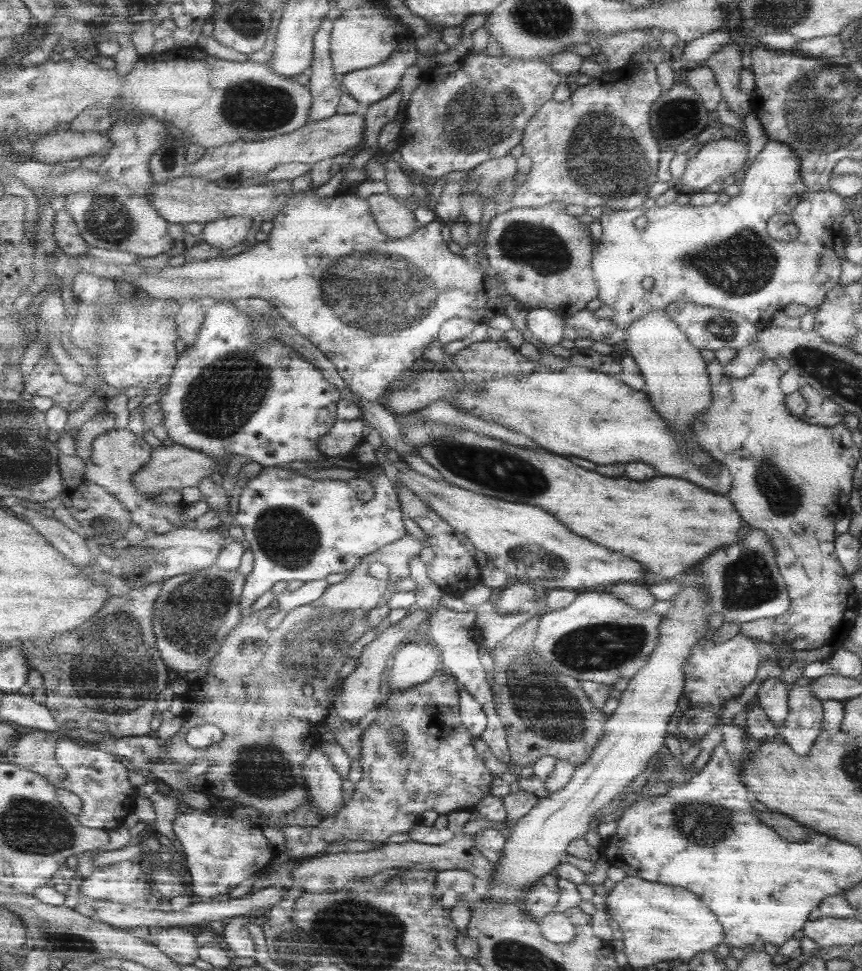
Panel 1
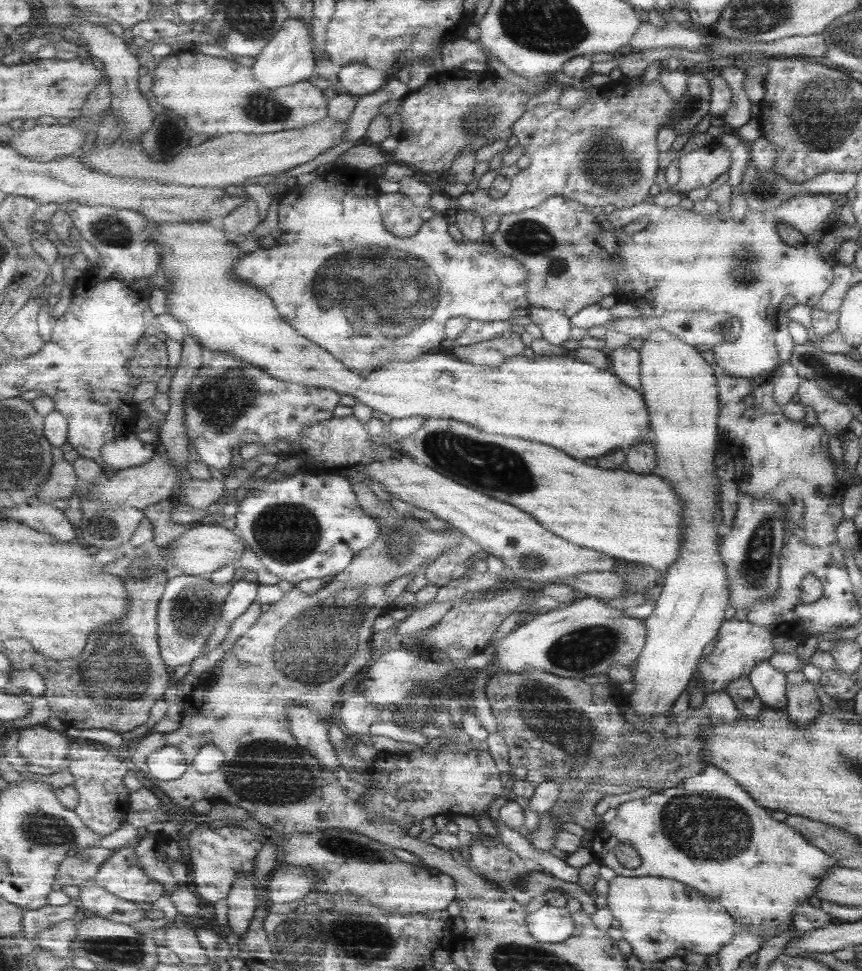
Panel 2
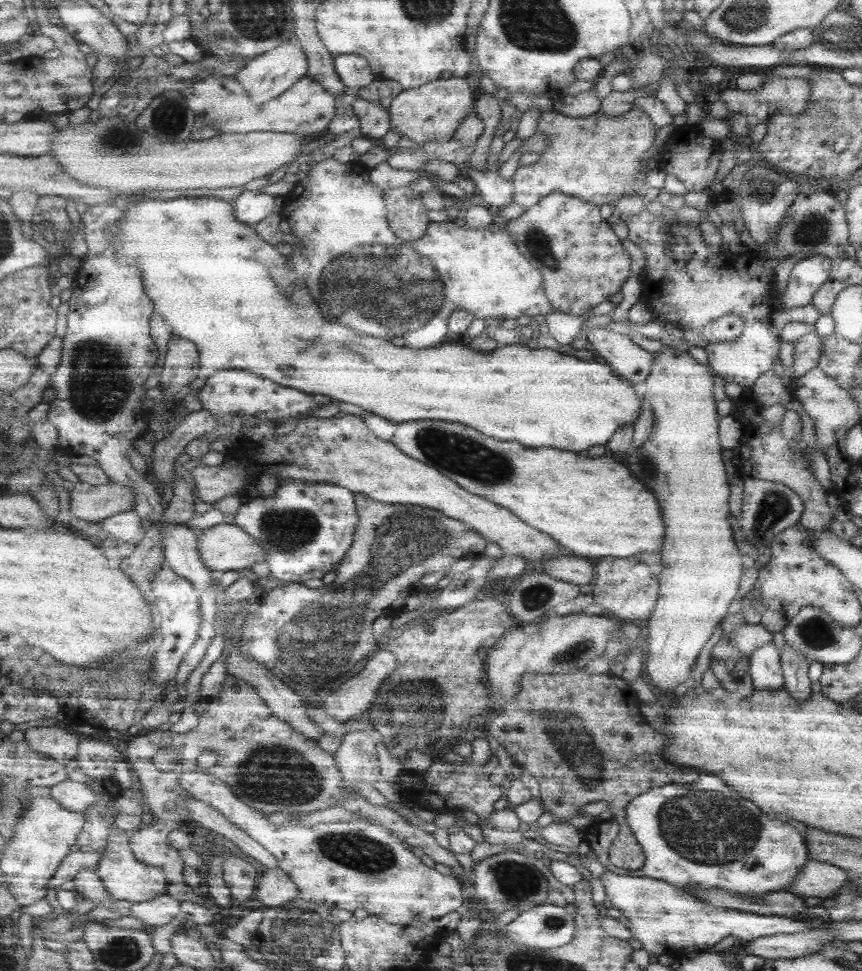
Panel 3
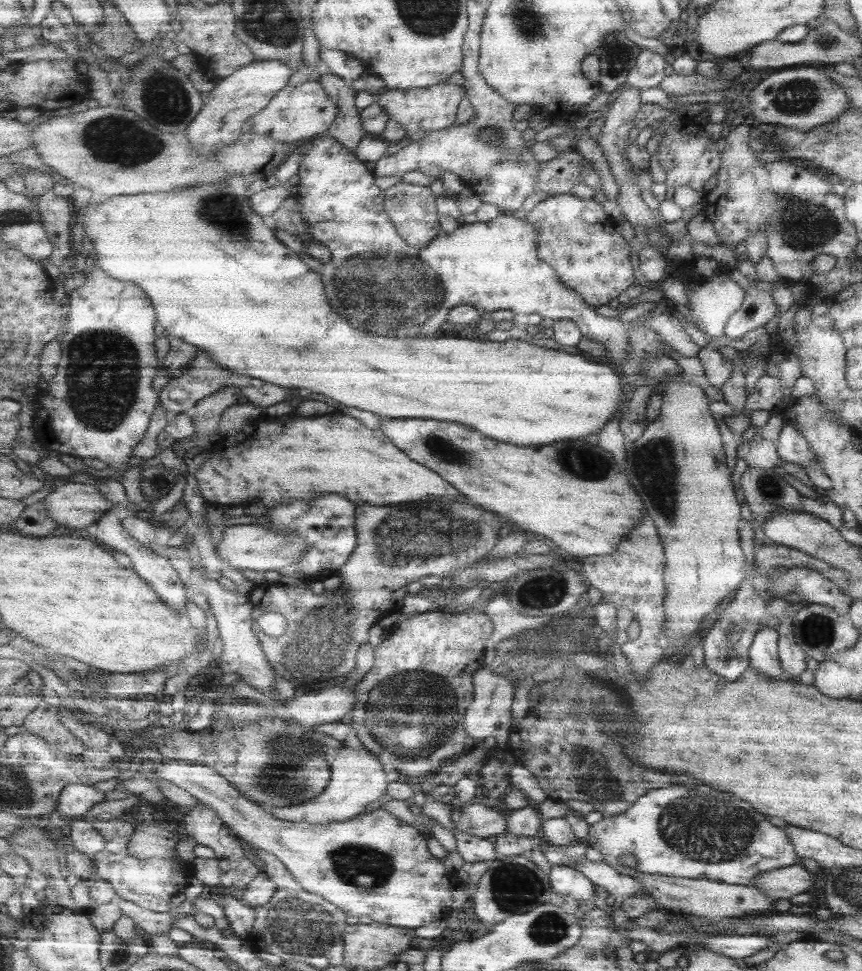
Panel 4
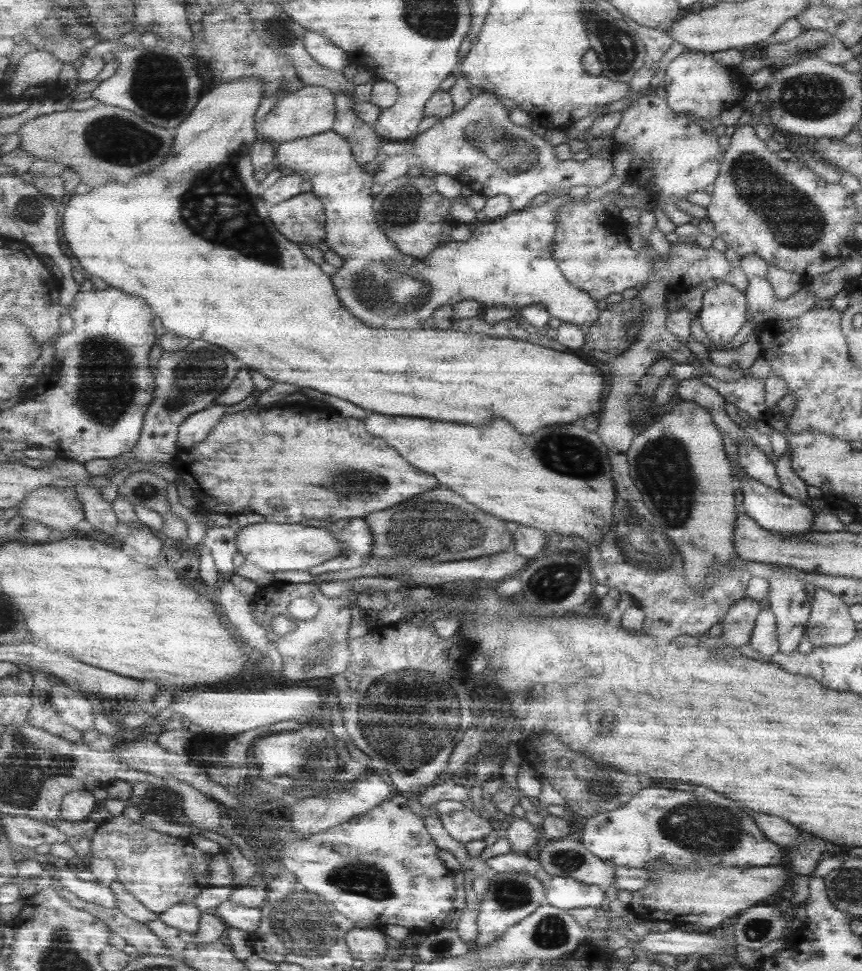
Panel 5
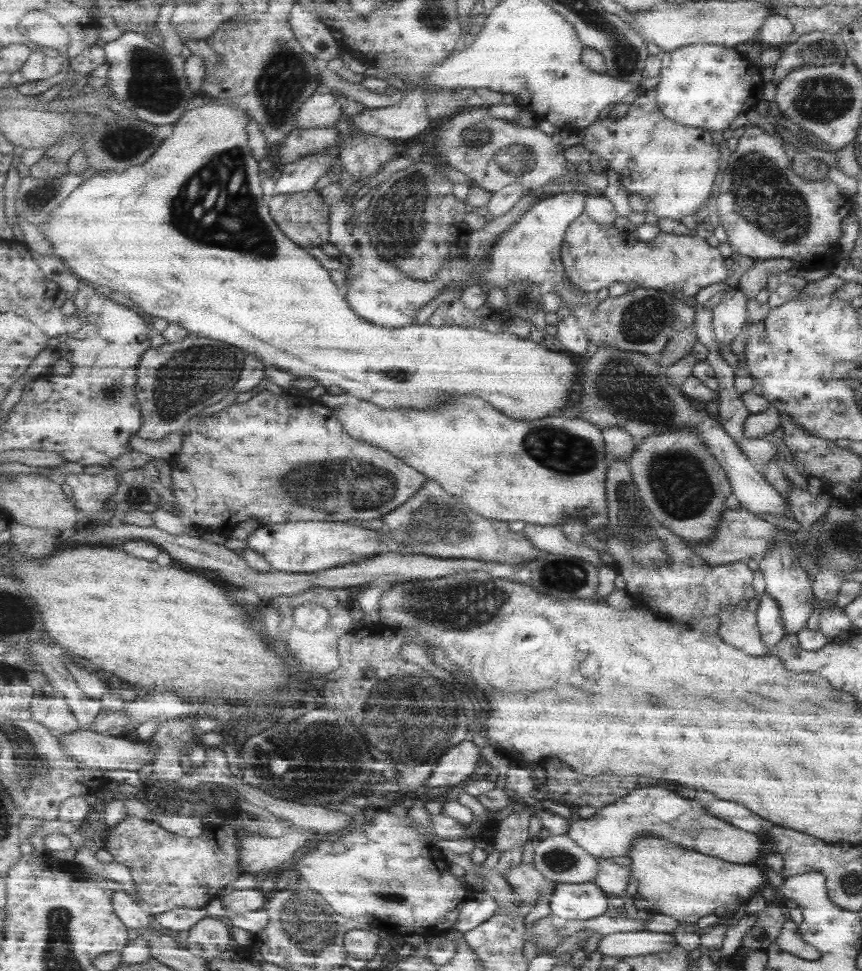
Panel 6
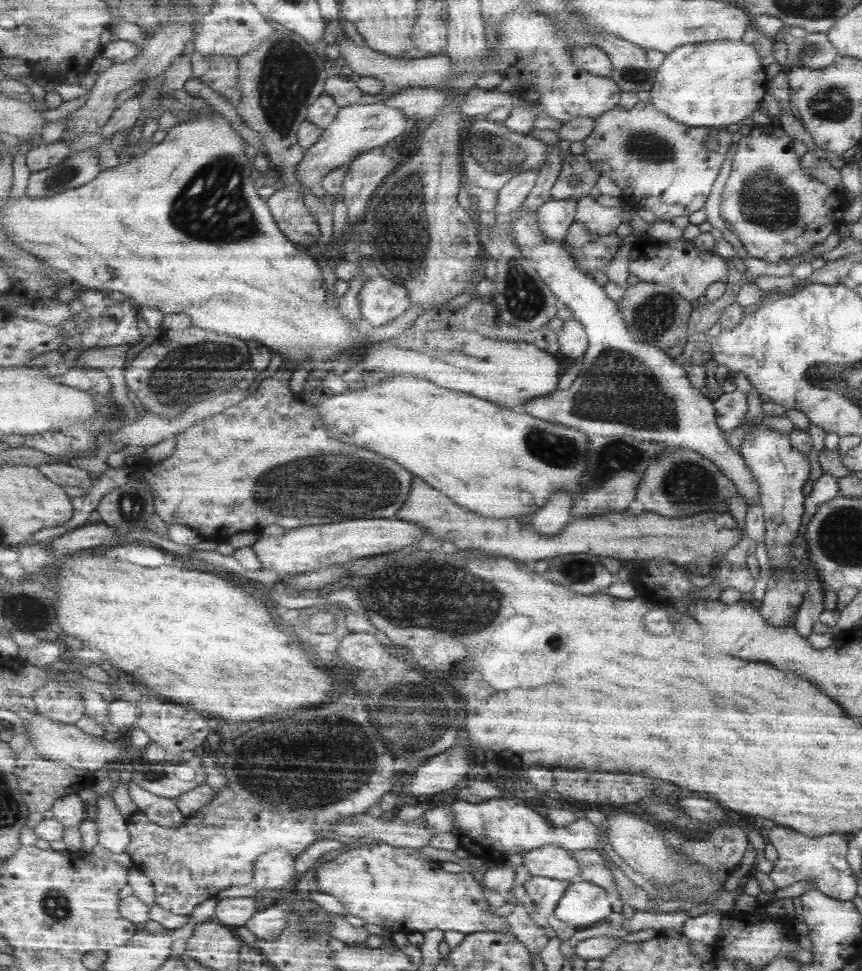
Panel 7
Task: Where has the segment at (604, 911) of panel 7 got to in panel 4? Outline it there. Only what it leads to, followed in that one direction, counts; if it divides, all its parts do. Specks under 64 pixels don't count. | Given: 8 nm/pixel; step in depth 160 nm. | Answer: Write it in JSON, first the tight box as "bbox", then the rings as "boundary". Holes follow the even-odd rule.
{"bbox":[549,865,595,903],"boundary":[[[557,865],[552,867],[552,870],[549,872],[549,875],[554,895],[559,897],[564,896],[573,898],[579,903],[581,901],[595,899],[595,884],[593,884],[592,880],[589,880],[588,876],[585,876],[575,867]]]}

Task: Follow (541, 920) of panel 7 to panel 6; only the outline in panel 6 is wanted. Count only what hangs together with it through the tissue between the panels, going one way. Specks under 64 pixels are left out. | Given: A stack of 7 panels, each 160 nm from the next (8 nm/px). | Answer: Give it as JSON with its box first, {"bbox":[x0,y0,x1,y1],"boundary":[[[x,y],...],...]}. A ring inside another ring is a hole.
{"bbox":[506,864,556,907],"boundary":[[[518,864],[511,871],[506,872],[509,884],[513,890],[523,900],[523,904],[534,907],[539,896],[551,900],[555,894],[556,883],[548,878],[532,864]]]}

